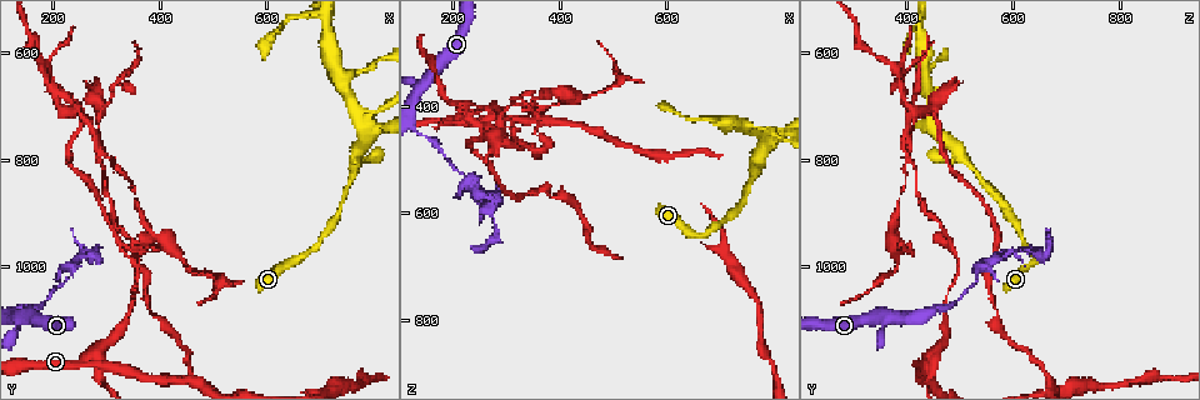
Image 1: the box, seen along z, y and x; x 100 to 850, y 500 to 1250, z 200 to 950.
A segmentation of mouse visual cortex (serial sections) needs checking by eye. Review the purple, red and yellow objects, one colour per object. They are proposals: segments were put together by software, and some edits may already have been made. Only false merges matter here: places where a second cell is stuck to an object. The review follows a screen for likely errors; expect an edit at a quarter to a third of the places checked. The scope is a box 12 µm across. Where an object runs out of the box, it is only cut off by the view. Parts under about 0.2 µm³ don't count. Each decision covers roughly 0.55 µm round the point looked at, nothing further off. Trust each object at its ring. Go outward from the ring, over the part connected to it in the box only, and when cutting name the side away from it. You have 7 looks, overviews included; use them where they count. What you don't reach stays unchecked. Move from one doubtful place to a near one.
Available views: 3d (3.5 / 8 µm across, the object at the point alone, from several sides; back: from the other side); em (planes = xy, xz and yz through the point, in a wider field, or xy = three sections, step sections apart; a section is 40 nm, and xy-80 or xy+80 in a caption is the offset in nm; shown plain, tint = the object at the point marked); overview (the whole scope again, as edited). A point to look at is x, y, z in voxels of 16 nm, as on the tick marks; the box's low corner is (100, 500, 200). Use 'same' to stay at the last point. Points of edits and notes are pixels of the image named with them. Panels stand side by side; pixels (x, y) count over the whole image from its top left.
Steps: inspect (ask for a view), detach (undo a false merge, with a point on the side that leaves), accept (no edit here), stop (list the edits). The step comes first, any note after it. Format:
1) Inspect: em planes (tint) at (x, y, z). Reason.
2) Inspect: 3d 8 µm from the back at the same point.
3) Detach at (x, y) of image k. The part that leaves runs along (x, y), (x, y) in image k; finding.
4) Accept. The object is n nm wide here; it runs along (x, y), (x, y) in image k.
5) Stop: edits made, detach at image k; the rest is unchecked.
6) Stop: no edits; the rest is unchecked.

Inspect: 3d 8 µm at (280, 1165, 450). Arms part here.

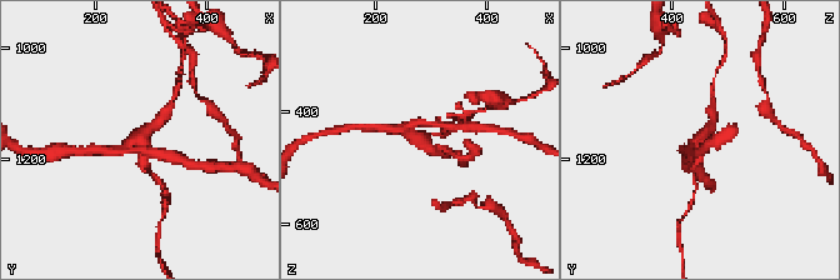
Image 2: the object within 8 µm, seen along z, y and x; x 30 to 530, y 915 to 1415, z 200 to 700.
Inspect: 3d 3.5 µm at (285, 1160, 445). Closer look.

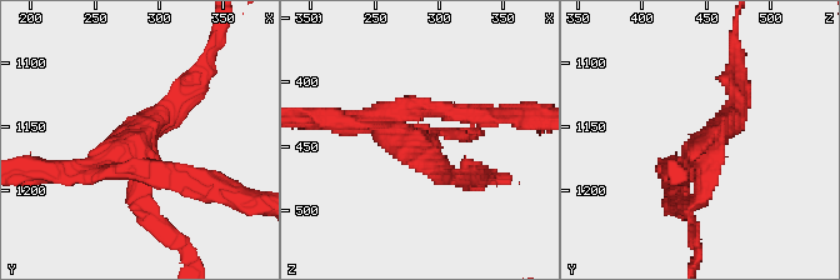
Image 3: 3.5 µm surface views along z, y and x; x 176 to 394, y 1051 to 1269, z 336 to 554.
Inspect: em xy step 3 (tint) at (280, 1160, 450). 3 arms meet here; the arms are 250, 250, 250 nm wide.

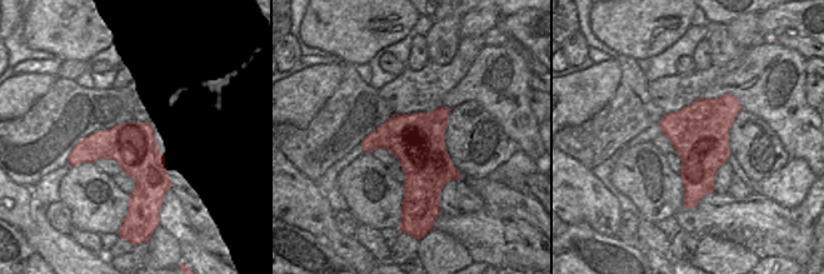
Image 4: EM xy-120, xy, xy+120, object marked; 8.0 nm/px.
Detach at (410, 144) of image 3. The object is 440 nm wide here; the part that leaves runs along (373, 129), (465, 176) in image 3; two cells meet here.

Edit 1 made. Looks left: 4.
Inspect: overview.

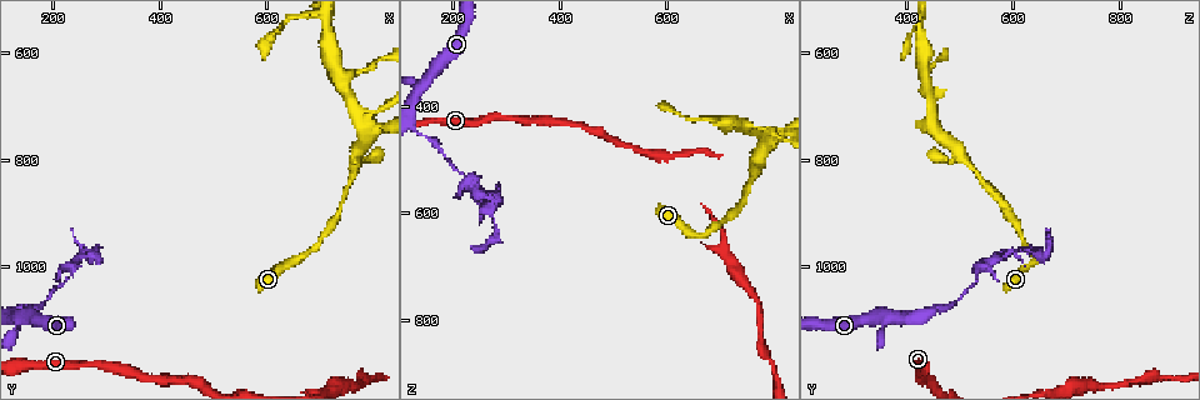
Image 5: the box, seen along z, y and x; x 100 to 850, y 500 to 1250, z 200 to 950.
Inspect: 3d 8 µm at (780, 760, 460). Arms run side by side.

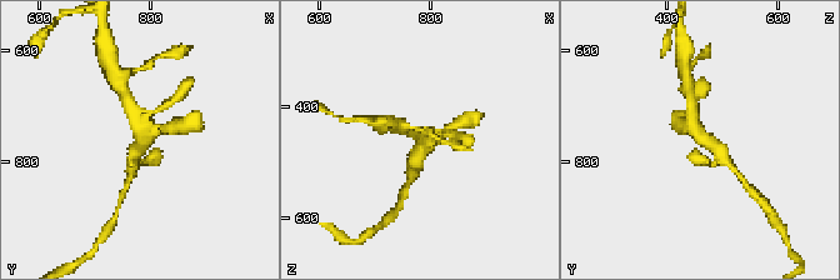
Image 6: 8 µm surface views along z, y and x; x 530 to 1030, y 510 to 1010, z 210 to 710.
Inspect: 3d 3.5 µm at (785, 760, 465). Zoom in.

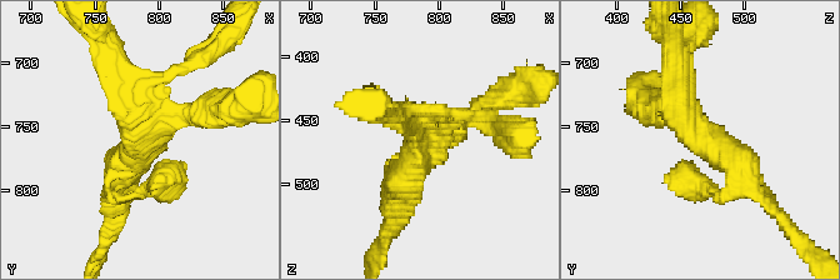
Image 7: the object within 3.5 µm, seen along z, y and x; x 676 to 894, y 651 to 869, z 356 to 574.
Inspect: em planes (tint) at (784, 760, 464). 4 arms meet here; the arms are 150, 150, 350, 350 nm wide; shape alone is not enough.

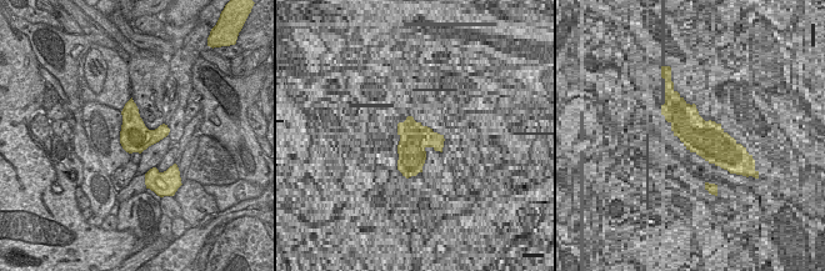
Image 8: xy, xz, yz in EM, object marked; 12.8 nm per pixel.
Accept. It runs along (755, 189), (681, 116), (675, 66) in image 7; all the same cell.

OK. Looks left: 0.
Stop: edits made, detach at image 3; the rest is unchecked.

